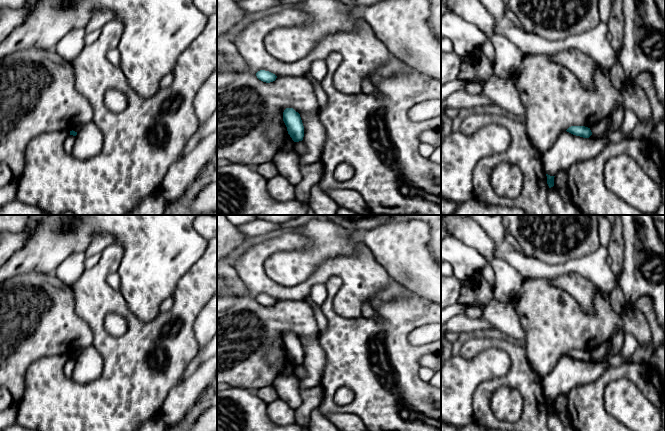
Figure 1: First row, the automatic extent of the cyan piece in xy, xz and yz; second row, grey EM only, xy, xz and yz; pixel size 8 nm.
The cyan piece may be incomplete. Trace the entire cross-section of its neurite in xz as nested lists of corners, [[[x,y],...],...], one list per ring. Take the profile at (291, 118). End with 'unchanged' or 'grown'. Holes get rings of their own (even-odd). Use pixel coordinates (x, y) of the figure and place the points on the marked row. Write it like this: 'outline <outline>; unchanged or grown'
outline [[[286,108],[283,112],[283,121],[292,140],[294,142],[302,141],[304,137],[304,126],[300,114],[293,108]]]; unchanged

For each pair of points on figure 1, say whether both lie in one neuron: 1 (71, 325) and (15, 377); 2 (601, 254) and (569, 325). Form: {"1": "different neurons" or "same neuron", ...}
{"1": "same neuron", "2": "different neurons"}

